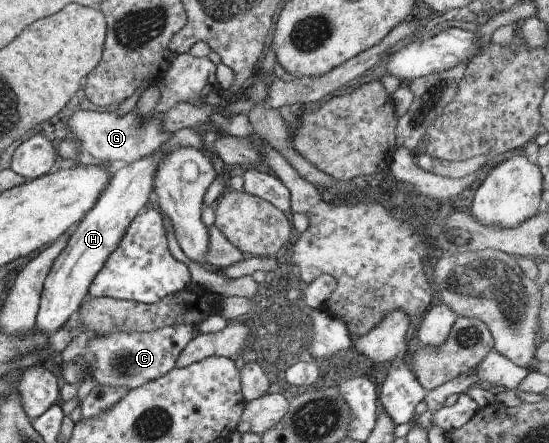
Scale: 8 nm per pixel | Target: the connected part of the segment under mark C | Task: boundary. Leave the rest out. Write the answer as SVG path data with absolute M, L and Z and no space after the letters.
M176 325L147 333L114 333L90 335L84 356L64 364L64 378L70 384L84 381L83 365L91 365L91 374L97 385L126 387L129 390L144 386L147 382L162 378L175 368L179 354L197 336L197 328Z

